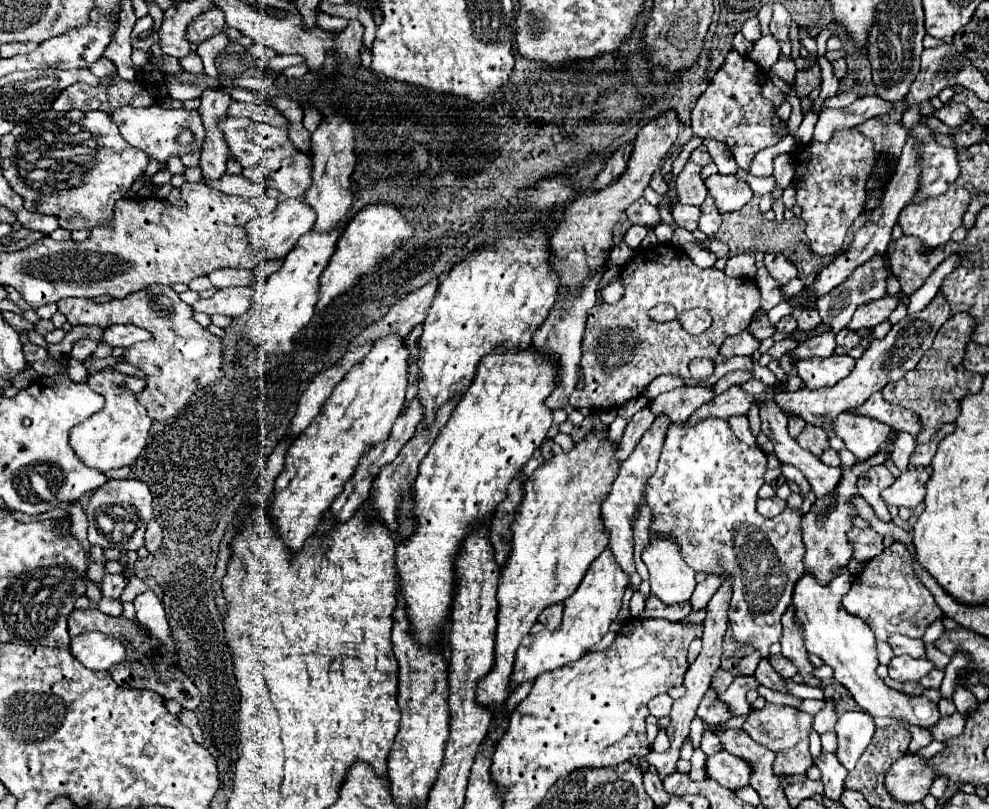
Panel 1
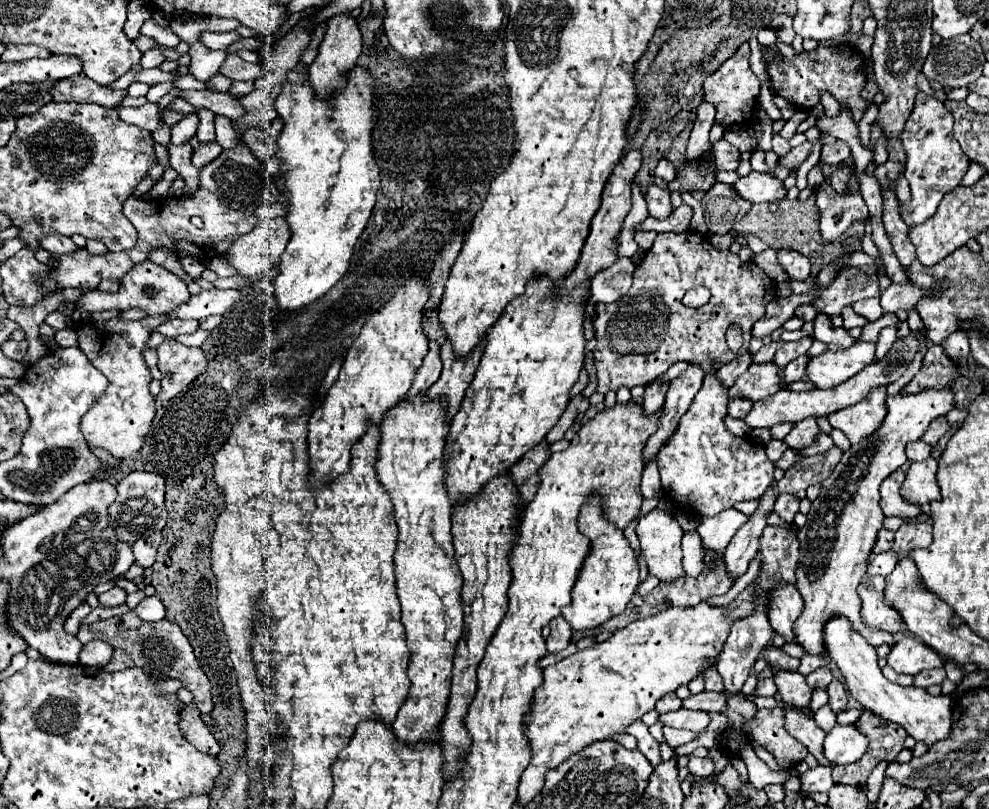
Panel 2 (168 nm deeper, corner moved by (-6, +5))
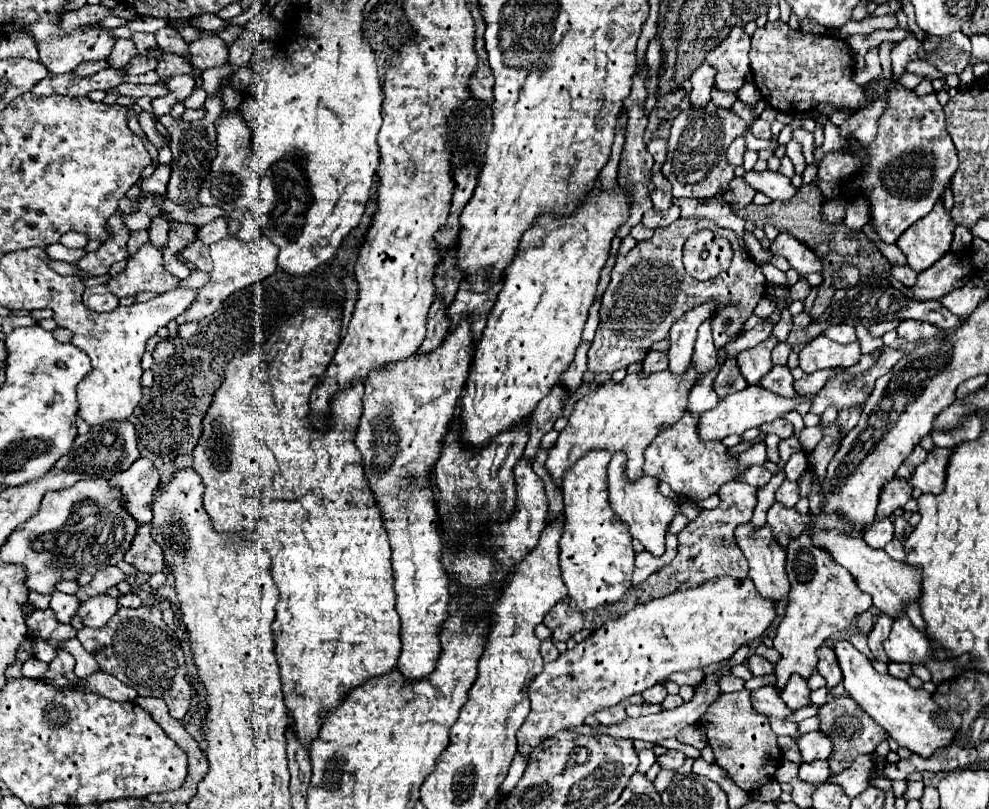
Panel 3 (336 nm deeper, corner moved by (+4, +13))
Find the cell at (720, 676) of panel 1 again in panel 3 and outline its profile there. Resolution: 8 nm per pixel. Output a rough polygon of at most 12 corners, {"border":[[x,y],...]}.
{"border":[[703,670],[677,672],[669,680],[677,684],[699,684]]}

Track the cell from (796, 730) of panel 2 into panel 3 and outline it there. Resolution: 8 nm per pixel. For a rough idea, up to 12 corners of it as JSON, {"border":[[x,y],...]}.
{"border":[[773,686],[751,692],[753,708],[765,716],[787,720],[793,710],[779,700]]}

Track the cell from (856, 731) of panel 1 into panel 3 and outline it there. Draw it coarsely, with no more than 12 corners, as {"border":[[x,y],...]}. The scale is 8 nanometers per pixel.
{"border":[[821,730],[799,740],[803,762],[829,758],[833,740]]}

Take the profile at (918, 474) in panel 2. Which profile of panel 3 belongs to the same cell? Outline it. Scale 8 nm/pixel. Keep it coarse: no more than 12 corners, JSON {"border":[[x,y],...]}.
{"border":[[947,448],[929,450],[911,486],[939,494],[945,482]]}

